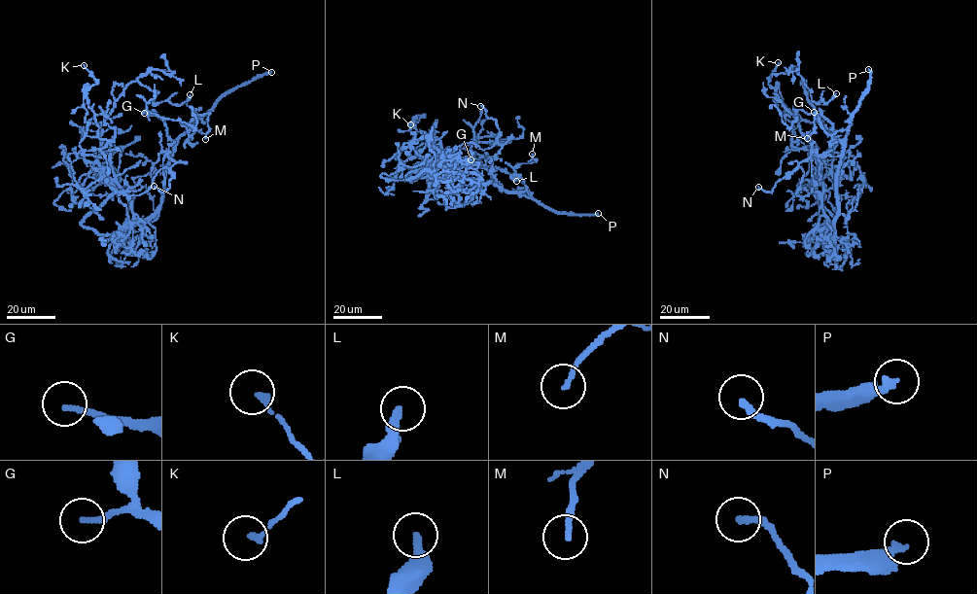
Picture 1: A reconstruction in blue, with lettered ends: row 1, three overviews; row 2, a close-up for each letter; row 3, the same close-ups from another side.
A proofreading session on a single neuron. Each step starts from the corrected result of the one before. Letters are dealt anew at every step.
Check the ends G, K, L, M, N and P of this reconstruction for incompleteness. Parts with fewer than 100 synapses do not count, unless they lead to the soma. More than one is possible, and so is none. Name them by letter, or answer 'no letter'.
P

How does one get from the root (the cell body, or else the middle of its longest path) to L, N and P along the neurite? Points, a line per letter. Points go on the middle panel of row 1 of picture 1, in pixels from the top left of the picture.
L: (460, 171), (434, 161), (425, 169), (428, 181), (428, 167), (442, 154), (465, 149), (516, 181)
N: (460, 171), (455, 157), (448, 155), (457, 147), (472, 142), (487, 149), (499, 134), (496, 120), (480, 106)
P: (460, 171), (460, 177), (491, 182), (507, 191), (531, 196), (553, 212), (598, 213)

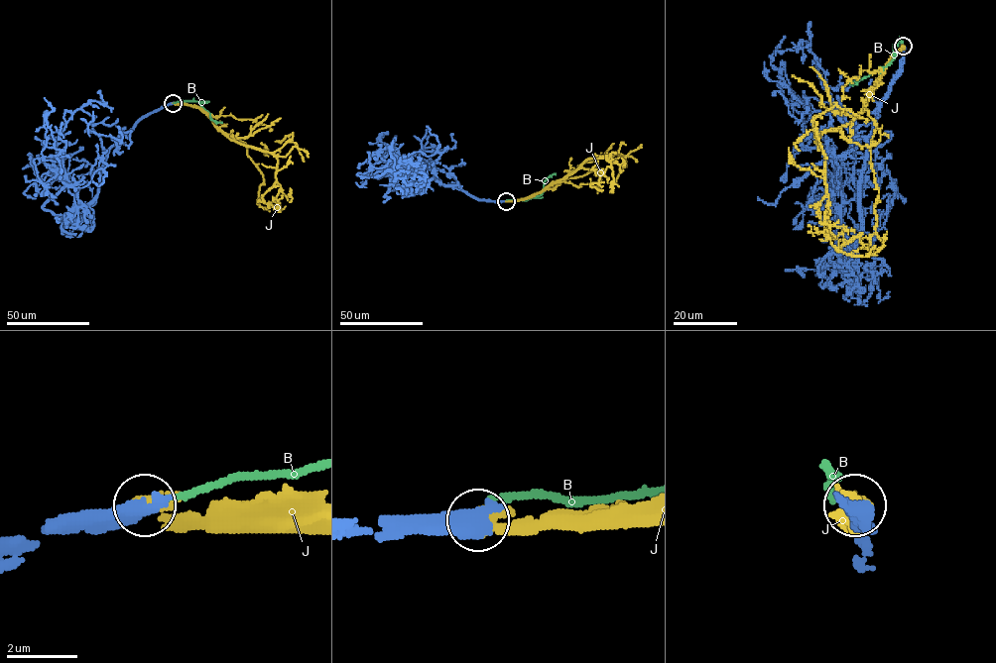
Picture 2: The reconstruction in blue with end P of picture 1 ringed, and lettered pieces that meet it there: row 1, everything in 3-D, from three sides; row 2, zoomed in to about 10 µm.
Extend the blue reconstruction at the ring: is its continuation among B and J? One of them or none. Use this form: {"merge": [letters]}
{"merge": ["J"]}

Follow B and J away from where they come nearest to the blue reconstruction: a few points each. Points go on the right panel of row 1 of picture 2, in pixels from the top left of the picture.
B: (901, 46), (902, 42), (896, 42), (892, 60), (854, 83), (850, 82), (852, 84)
J: (903, 46), (858, 113), (815, 140), (824, 157), (831, 243), (866, 256), (882, 246), (886, 231)

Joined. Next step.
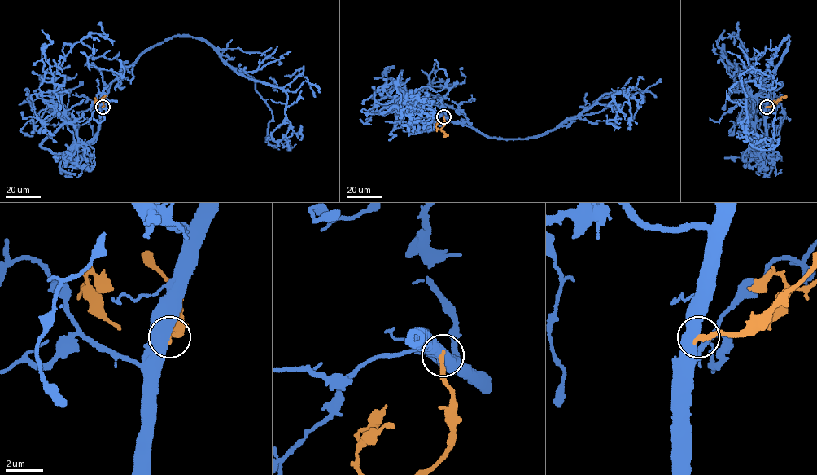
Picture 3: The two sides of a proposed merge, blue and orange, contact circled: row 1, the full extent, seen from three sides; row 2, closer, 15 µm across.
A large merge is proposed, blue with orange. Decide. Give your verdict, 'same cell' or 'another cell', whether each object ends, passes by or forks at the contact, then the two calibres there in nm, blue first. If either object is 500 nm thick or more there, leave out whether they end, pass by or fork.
another cell; 600 nm thick on the blue side, 280 nm on the other

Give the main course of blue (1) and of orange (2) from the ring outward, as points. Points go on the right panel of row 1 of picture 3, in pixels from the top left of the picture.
1: (766, 107), (769, 86), (789, 36), (762, 74), (741, 86), (749, 142), (768, 150), (779, 136)
2: (766, 107), (779, 100), (771, 103)

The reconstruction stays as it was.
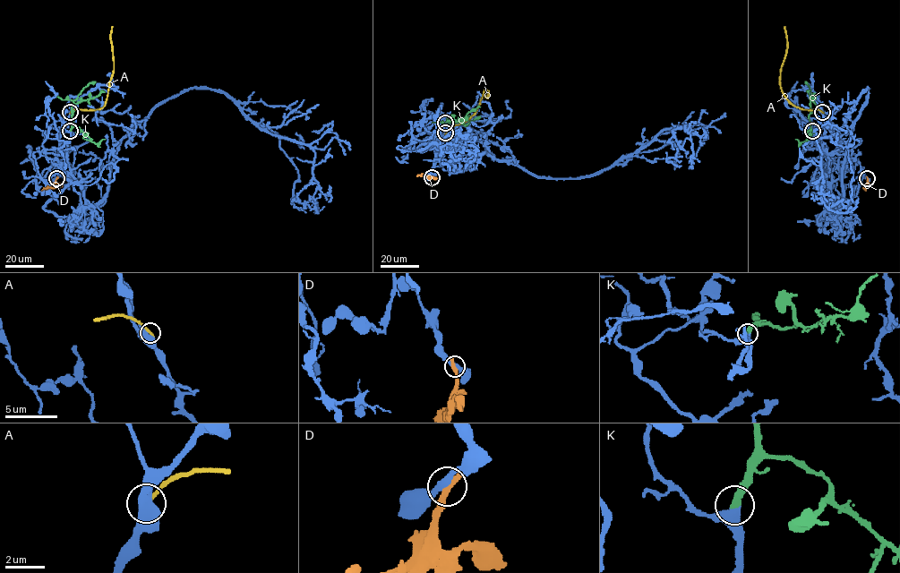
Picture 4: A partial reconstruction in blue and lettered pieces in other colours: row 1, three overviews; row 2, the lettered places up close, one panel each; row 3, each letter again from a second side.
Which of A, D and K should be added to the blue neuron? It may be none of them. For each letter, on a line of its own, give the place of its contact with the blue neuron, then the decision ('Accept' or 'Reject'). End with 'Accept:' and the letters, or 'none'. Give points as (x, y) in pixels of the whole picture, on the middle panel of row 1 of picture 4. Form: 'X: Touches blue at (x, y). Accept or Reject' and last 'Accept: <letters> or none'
A: Touches blue at (445, 132). Reject
D: Touches blue at (432, 177). Reject
K: Touches blue at (445, 123). Accept
Accept: K

